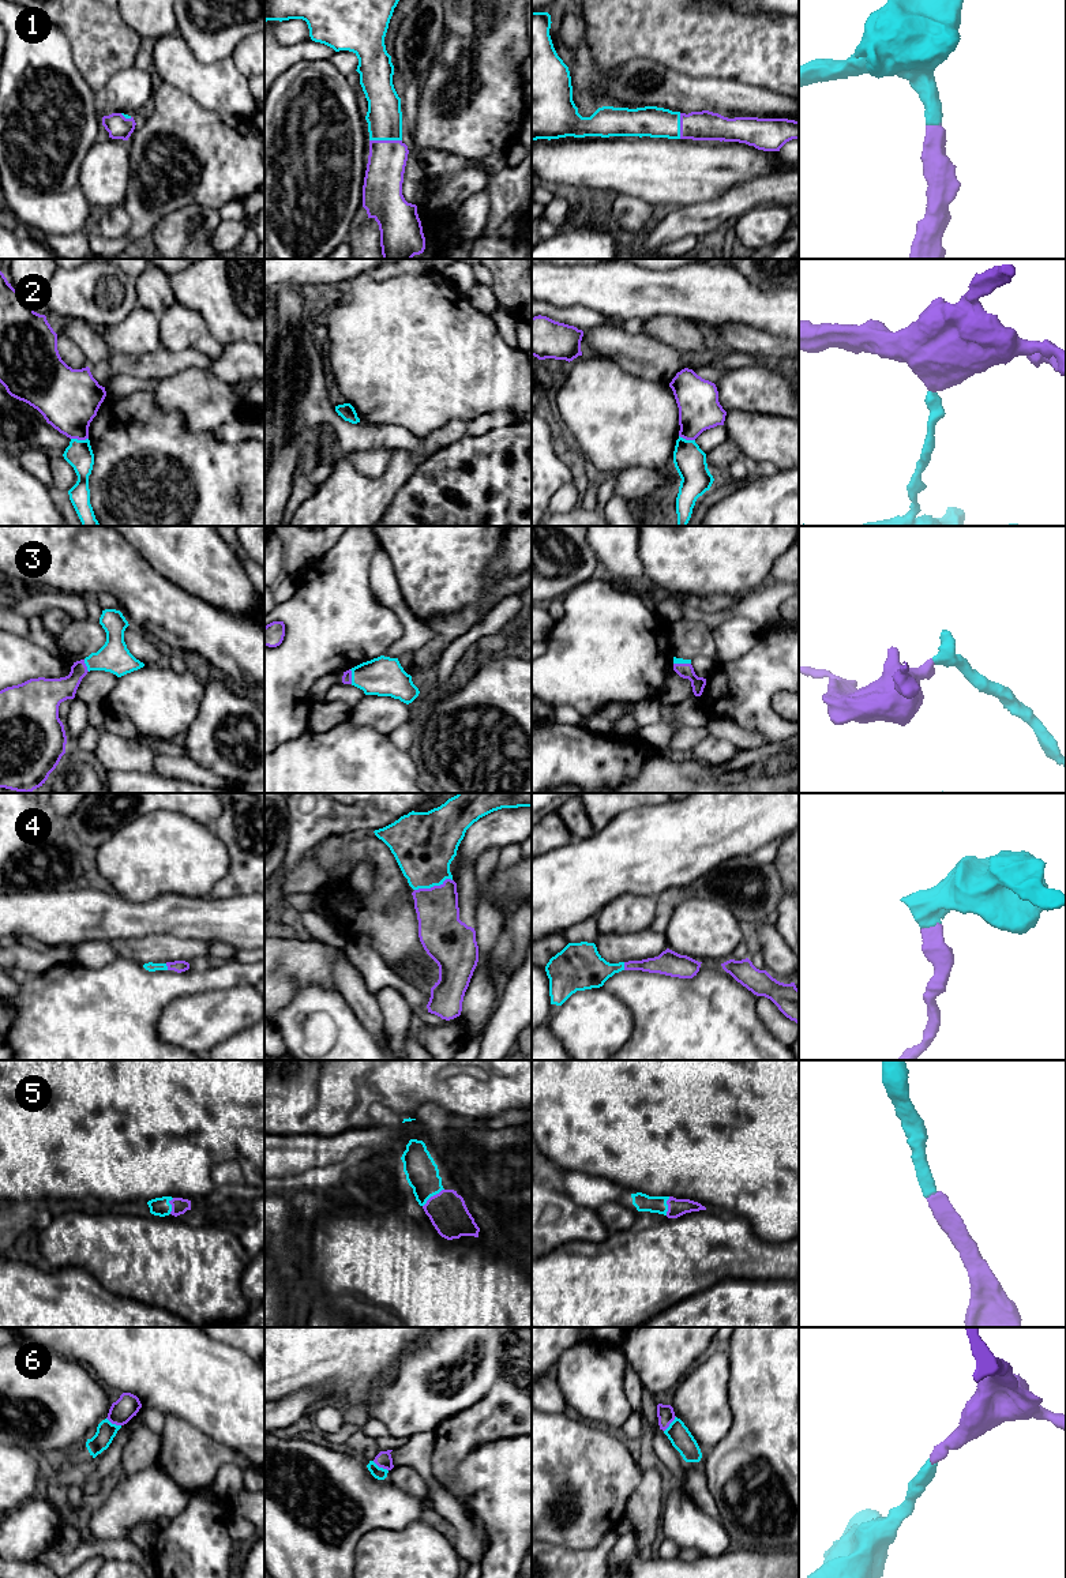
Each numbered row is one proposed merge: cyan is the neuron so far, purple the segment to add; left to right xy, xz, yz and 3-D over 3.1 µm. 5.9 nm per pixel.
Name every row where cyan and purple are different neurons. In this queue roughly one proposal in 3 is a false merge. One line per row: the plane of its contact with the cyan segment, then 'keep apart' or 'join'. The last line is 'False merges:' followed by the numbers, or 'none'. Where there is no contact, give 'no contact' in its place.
1: contact in xz; join
2: contact in xy; keep apart
3: contact in xz; join
4: contact in xz; join
5: contact in xz; join
6: contact in xz; join
False merges: 2

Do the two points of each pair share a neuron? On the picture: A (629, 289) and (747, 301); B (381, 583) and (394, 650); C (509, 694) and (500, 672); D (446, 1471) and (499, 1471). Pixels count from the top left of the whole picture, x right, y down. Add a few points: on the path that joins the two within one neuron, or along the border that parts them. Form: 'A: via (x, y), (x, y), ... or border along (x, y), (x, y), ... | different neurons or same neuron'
A: via (659, 292), (717, 293) | same neuron
B: via (394, 600), (408, 619), (408, 635) | same neuron
C: via (505, 688), (500, 677) | same neuron
D: border along (476, 1446), (450, 1483), (438, 1480) | different neurons

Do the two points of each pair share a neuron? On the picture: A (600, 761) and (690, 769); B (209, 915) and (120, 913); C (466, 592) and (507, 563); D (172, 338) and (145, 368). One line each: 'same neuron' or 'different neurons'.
A: different neurons
B: same neuron
C: different neurons
D: different neurons

